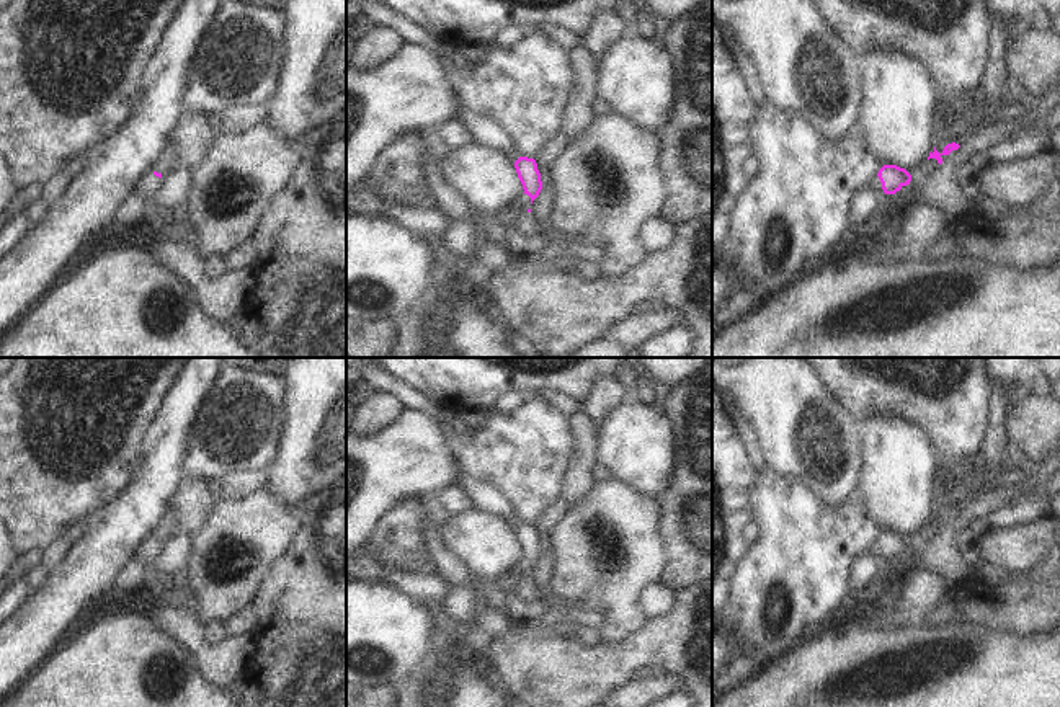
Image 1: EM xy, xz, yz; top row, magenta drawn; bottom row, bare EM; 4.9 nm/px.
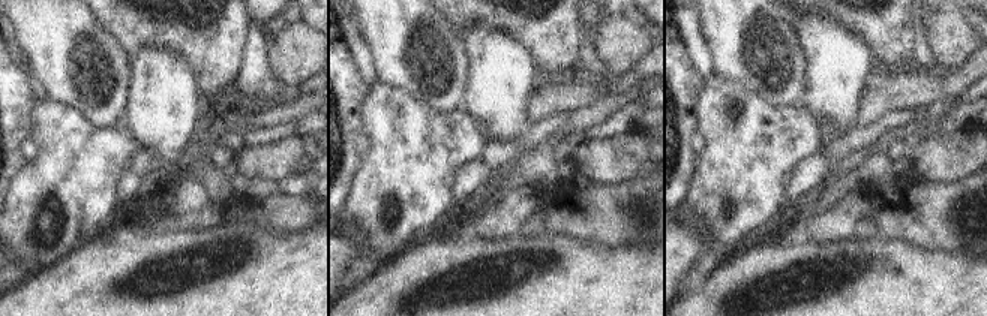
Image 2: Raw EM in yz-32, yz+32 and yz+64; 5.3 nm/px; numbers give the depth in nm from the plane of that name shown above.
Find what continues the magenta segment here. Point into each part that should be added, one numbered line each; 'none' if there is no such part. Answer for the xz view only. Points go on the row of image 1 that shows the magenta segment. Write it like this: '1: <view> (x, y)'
1: xz (485, 133)

